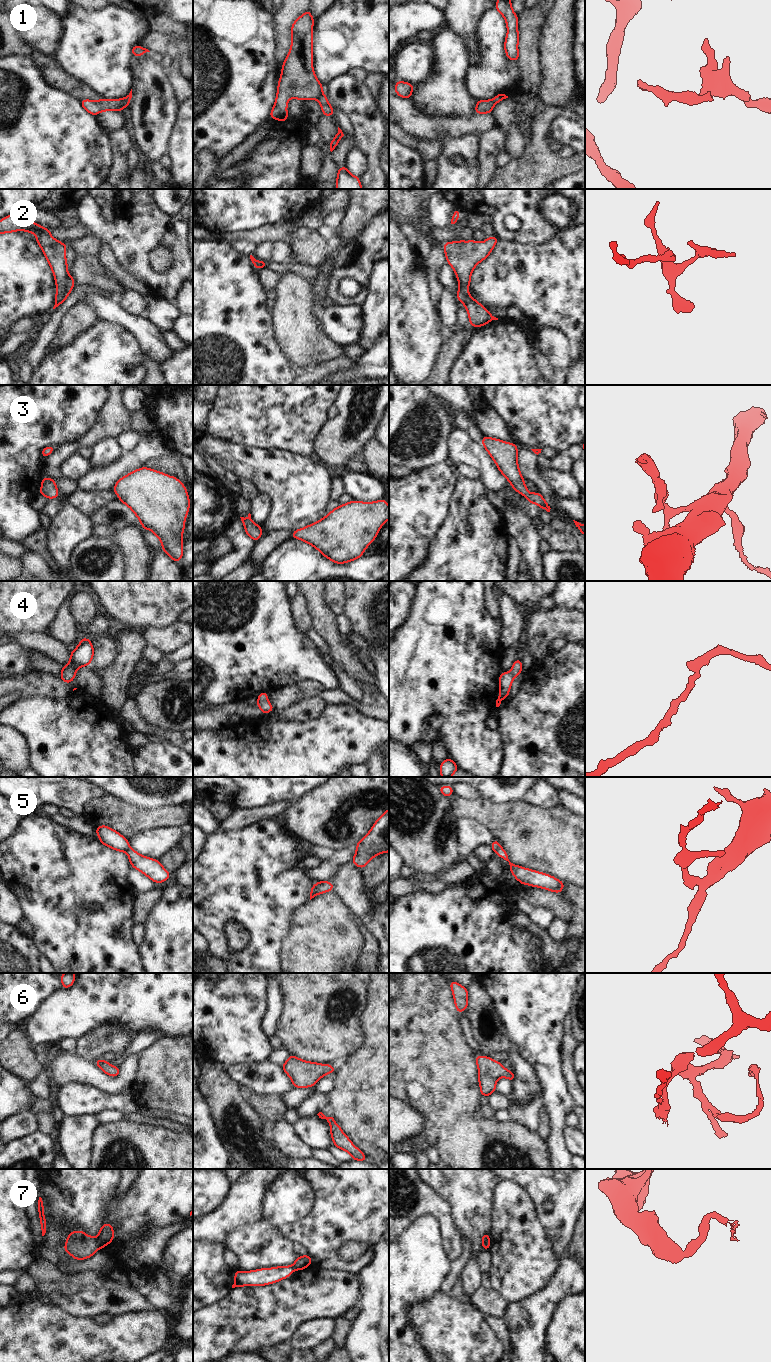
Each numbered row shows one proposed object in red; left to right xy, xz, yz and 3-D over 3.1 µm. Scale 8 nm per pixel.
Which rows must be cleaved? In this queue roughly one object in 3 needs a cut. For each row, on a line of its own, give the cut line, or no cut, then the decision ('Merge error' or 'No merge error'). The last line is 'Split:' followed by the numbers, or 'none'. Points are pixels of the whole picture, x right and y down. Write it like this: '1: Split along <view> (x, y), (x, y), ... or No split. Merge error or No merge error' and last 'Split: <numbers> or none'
1: Split along xy (120, 99), (125, 106). Merge error
2: No split. No merge error
3: No split. No merge error
4: No split. No merge error
5: Split along xz (324, 882), (320, 885), (317, 893). Merge error
6: No split. No merge error
7: Split along xy (96, 1239), (99, 1248). Merge error
Split: 1, 5, 7.

